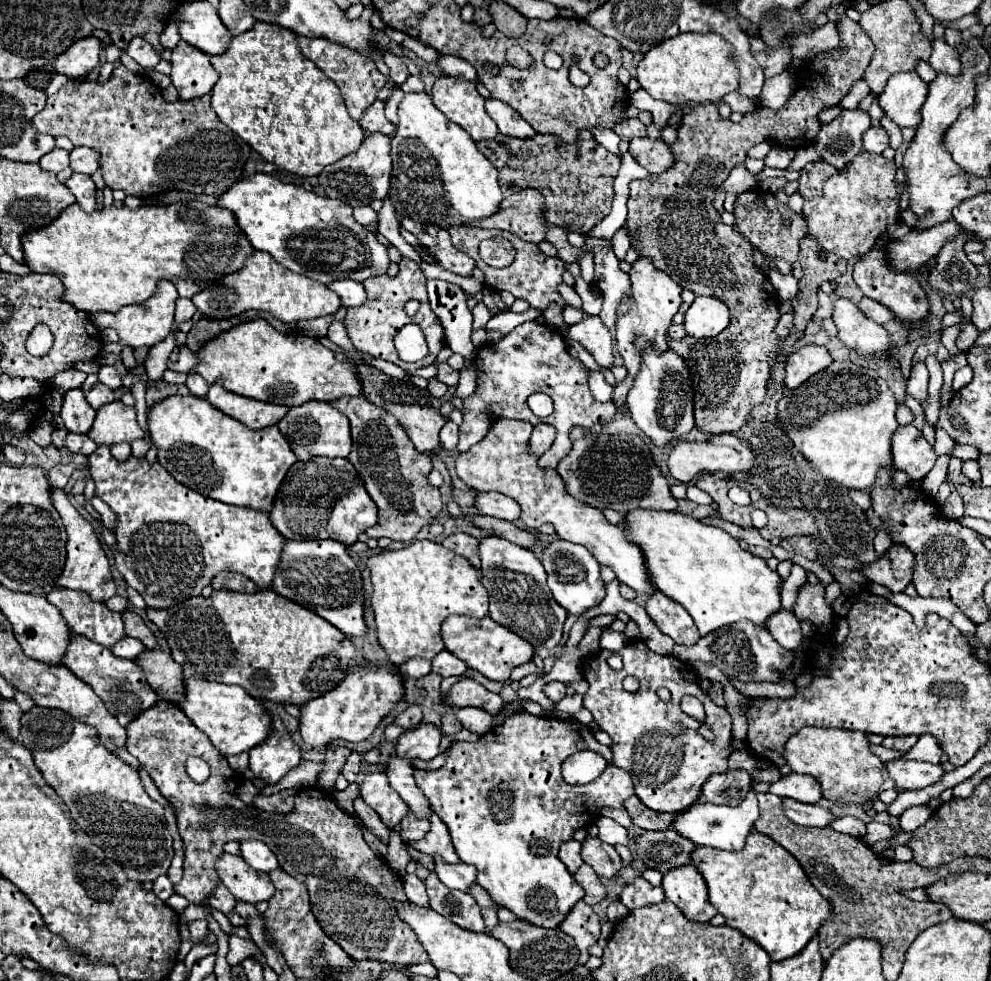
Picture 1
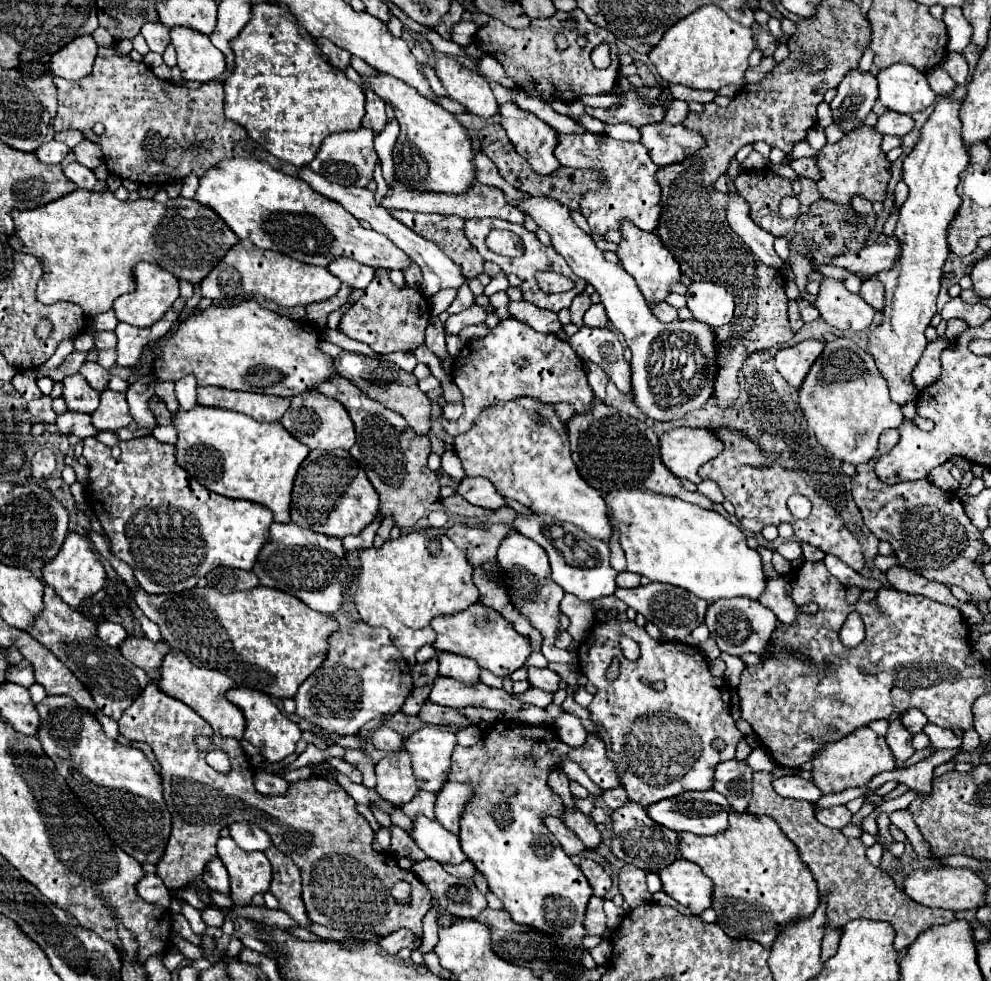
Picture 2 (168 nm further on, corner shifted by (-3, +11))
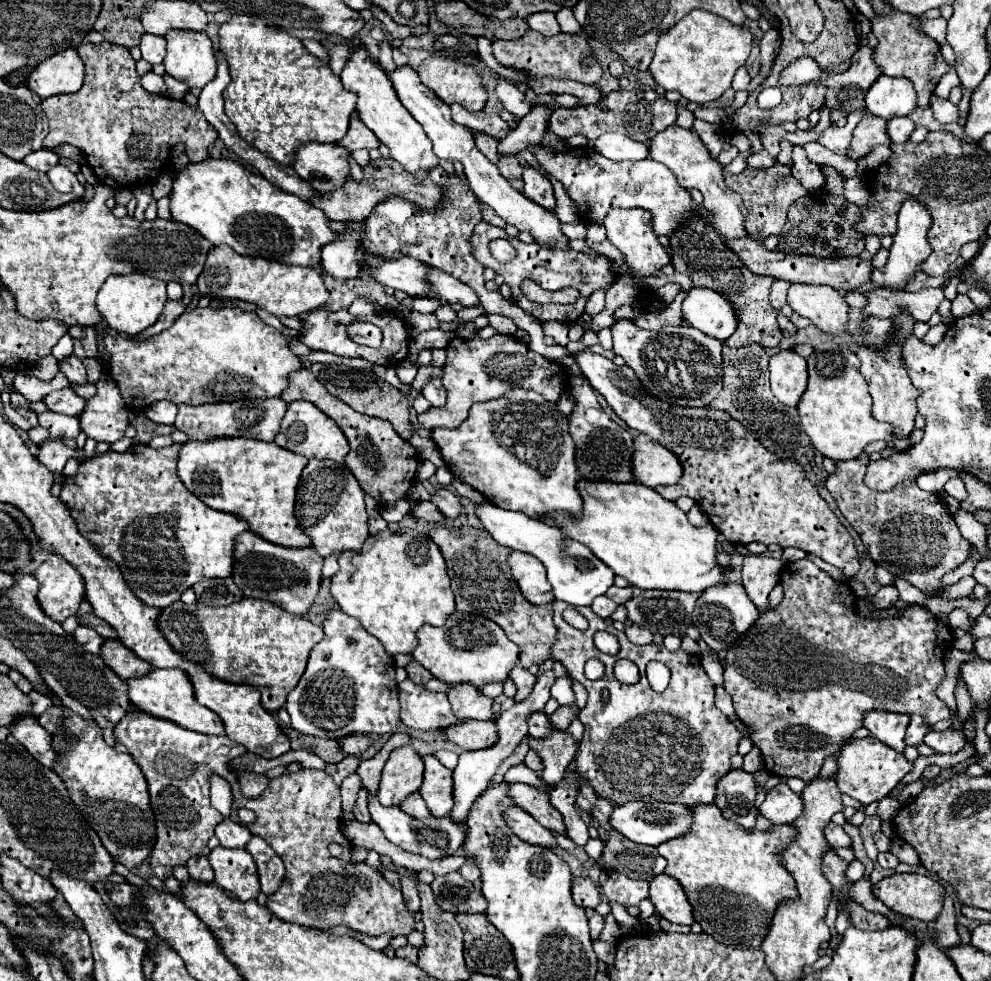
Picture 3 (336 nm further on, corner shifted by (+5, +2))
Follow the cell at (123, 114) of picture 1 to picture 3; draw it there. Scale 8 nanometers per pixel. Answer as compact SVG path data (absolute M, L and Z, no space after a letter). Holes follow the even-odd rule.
M80 43L76 49L80 59L86 67L84 85L80 91L72 95L54 95L50 99L42 101L42 111L46 113L50 121L50 133L44 139L44 149L54 151L56 147L68 143L78 147L92 171L96 173L98 181L108 187L134 187L138 183L152 181L160 173L160 155L170 155L170 149L176 143L186 145L186 155L192 163L208 159L208 147L218 139L216 129L204 119L204 113L190 107L184 101L170 99L166 95L154 95L146 91L140 85L140 75L134 71L136 61L132 59L130 51L126 47L114 45L114 43Z

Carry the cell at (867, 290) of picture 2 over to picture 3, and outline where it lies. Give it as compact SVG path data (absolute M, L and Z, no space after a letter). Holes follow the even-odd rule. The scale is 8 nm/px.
M874 289L866 295L868 305L864 307L864 315L892 317L896 311L908 311L908 315L912 315L916 321L928 321L938 309L940 301L944 301L942 289L922 289L916 292Z

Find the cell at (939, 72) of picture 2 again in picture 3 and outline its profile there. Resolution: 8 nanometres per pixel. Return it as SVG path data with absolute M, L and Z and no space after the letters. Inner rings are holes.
M932 97L930 107L940 123L954 123L958 119L958 107L950 101L936 101L936 97Z

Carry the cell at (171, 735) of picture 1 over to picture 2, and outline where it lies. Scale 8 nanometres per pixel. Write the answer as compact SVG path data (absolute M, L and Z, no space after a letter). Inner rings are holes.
M150 682L150 684L146 686L144 694L140 694L140 696L136 698L136 702L122 714L122 718L118 720L118 726L120 726L120 734L122 734L126 740L130 740L130 742L132 742L132 740L142 740L142 742L150 744L152 750L154 750L154 754L156 754L158 764L162 766L162 774L160 774L160 776L162 776L162 786L164 786L164 800L166 800L168 810L170 810L170 814L172 814L172 836L170 836L170 840L168 840L164 858L158 862L158 872L156 872L156 874L164 880L166 888L170 888L170 890L180 890L180 888L186 888L190 882L194 882L198 876L202 876L206 864L208 864L212 858L218 856L218 854L216 854L216 842L218 842L220 830L222 830L224 826L230 826L230 824L234 824L234 822L254 822L256 826L260 826L262 830L266 830L266 832L270 834L270 838L272 838L272 844L274 844L280 852L284 852L288 858L292 858L292 862L300 868L300 874L302 874L302 898L304 898L304 904L306 904L306 910L308 910L308 916L312 918L312 922L322 924L322 926L332 928L332 930L344 930L344 932L350 932L350 934L360 932L360 934L378 934L378 936L390 936L392 932L396 932L396 930L400 930L400 928L408 928L408 930L412 930L418 938L422 938L422 918L424 918L424 914L426 914L426 910L428 910L428 904L430 904L430 900L432 900L428 888L426 888L412 872L400 868L400 866L398 866L398 860L396 860L396 856L394 856L392 852L376 852L376 850L372 848L374 830L370 828L368 820L366 820L362 814L356 812L356 802L352 800L352 796L346 794L346 790L344 790L338 782L326 780L326 778L310 776L308 780L294 782L294 784L290 786L290 790L288 790L286 796L262 796L262 794L258 794L256 788L254 788L254 784L252 784L252 774L254 774L254 770L252 770L252 766L248 764L248 758L246 758L246 754L244 754L244 750L242 750L242 746L240 746L240 742L238 742L236 738L224 738L224 736L212 734L212 726L208 726L206 720L204 720L202 716L198 716L190 706L182 704L180 700L170 698L168 694L160 692L160 686L156 686L156 682ZM200 734L212 738L210 750L222 750L222 752L228 754L228 758L230 758L230 772L226 772L226 774L224 774L224 772L216 772L212 766L206 764L206 760L204 760L204 758L206 758L206 752L200 752L200 750L196 750L196 746L194 746L194 738L200 736ZM400 880L406 880L406 882L412 886L412 890L410 890L410 902L408 902L408 904L400 904L400 902L396 902L396 898L392 896L392 888L394 888L394 884L400 882Z

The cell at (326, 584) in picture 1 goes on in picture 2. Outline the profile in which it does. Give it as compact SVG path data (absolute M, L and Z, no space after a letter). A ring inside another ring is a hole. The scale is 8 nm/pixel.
M274 522L270 526L270 542L262 548L254 564L254 574L260 578L262 586L288 592L326 616L334 616L344 604L342 592L344 584L348 584L348 570L350 564L340 538L328 538L326 534L304 530L292 522Z

